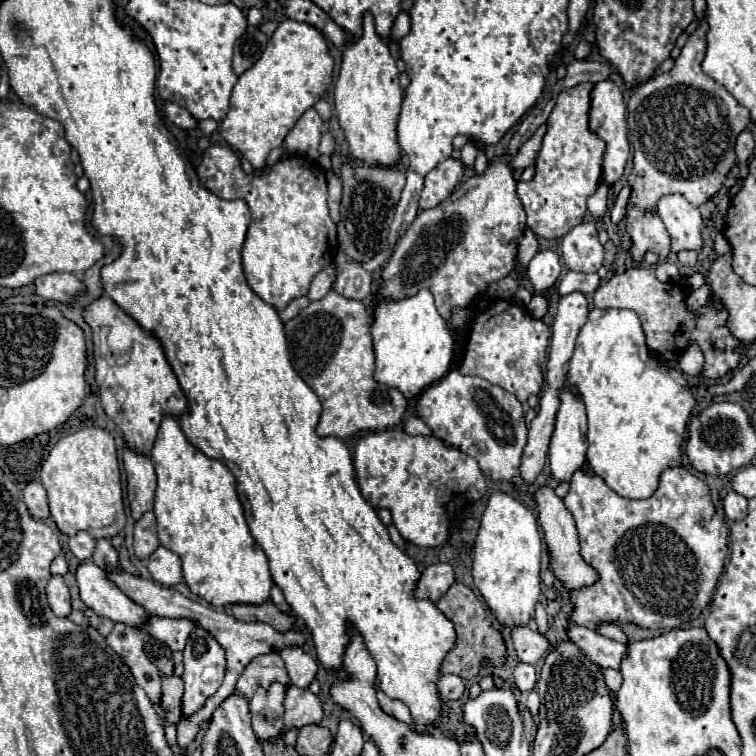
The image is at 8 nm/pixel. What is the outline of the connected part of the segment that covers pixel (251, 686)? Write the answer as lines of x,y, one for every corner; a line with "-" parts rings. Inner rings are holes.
262,654
256,656
240,674
234,694
246,698
248,702
252,700
256,688
270,688
274,682
284,684
284,688
290,686
288,672
284,668
284,660
280,654

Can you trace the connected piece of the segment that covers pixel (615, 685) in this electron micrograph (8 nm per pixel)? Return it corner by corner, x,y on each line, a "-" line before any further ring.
604,670
604,680
606,680
606,686
610,688
610,692
616,692
622,684
622,676
618,670

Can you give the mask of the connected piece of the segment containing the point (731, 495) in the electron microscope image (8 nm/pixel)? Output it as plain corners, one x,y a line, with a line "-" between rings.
730,490
726,494
726,498
724,498
724,512
726,512
730,522
746,518
746,514
748,514
748,500
744,496
736,494
734,490

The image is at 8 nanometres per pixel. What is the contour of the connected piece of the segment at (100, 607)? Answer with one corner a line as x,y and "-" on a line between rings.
92,560
78,566
76,580
78,588
82,590
82,602
98,616
104,616
112,622
122,622
132,628
144,626
152,618
148,610
136,606
116,584
108,582
104,570

